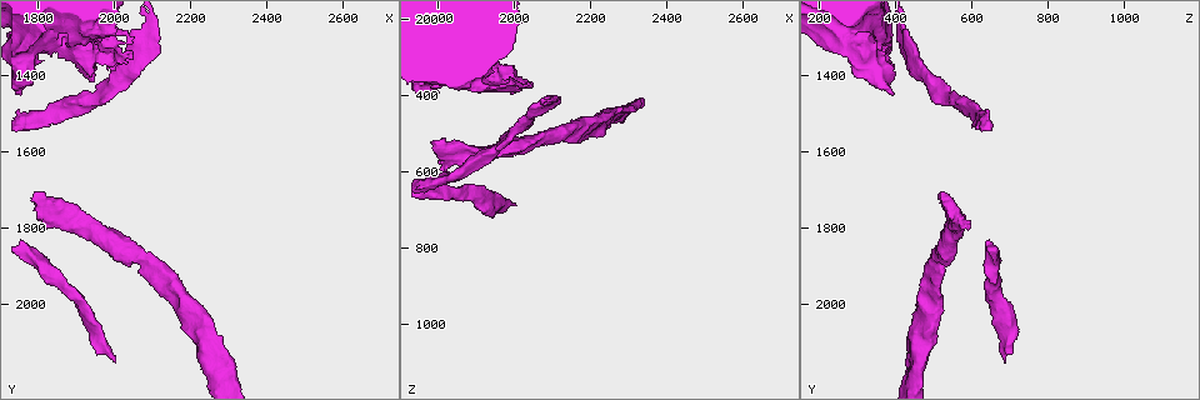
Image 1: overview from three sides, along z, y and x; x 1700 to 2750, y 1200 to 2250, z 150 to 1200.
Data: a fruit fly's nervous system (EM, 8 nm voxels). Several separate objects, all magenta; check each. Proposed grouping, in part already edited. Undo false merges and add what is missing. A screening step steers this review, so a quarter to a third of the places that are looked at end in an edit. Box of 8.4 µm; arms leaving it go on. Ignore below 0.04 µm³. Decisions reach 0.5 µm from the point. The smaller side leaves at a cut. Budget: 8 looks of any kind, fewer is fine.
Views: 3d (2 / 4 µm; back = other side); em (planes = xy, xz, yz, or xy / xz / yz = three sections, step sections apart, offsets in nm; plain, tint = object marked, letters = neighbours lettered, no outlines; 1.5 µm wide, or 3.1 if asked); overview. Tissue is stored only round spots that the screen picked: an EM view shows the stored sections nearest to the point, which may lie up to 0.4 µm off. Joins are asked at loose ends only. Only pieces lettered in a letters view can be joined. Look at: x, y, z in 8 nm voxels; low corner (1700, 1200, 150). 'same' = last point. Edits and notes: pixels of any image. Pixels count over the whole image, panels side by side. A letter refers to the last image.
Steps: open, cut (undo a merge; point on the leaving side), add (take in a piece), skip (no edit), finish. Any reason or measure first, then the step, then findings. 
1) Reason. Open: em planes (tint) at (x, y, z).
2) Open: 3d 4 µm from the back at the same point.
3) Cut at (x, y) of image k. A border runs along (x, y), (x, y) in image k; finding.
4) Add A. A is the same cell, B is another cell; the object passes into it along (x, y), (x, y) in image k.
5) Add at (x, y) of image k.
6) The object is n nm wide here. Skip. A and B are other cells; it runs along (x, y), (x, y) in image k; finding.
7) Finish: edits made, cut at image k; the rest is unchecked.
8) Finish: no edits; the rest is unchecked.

Touches itself. Open: em planes (plain) at (2315, 2165, 430).

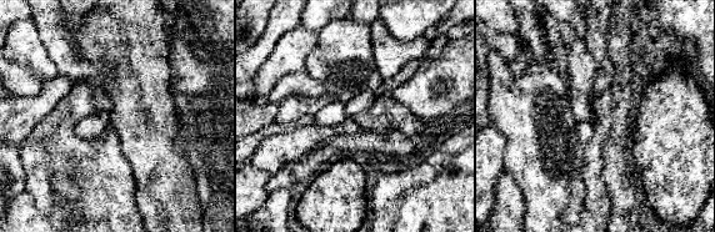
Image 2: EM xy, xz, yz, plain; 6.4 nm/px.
What lies round it. Open: em planes (letters) at the same point.

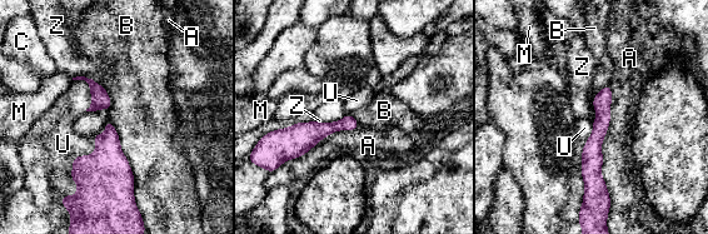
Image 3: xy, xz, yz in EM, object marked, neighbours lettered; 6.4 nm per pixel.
The longest contact is with A, 750 nm. Skip. A, B, C, M, U and Z are other cells; continuous, no second neuron.

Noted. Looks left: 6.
Open: 3d 4 µm at (2000, 2150, 680).

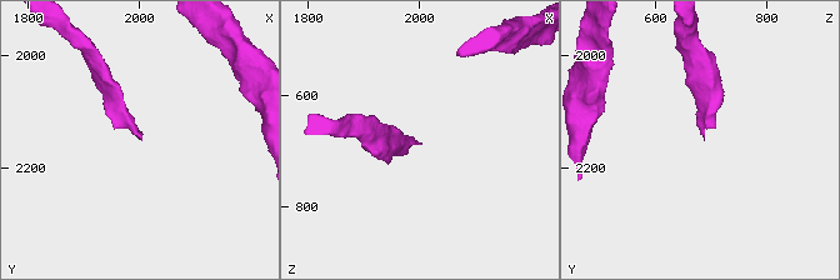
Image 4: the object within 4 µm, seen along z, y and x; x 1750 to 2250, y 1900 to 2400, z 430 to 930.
Shape alone is not enough. Open: em planes (letters) at (2000, 2150, 685).

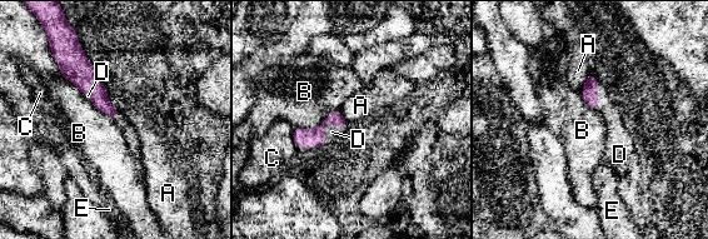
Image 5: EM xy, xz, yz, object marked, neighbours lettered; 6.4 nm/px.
Add at (332, 132) of image 5. D is the same cell, A, B, C and E are other cells; it goes on there.

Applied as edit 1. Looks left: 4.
Open: overview.

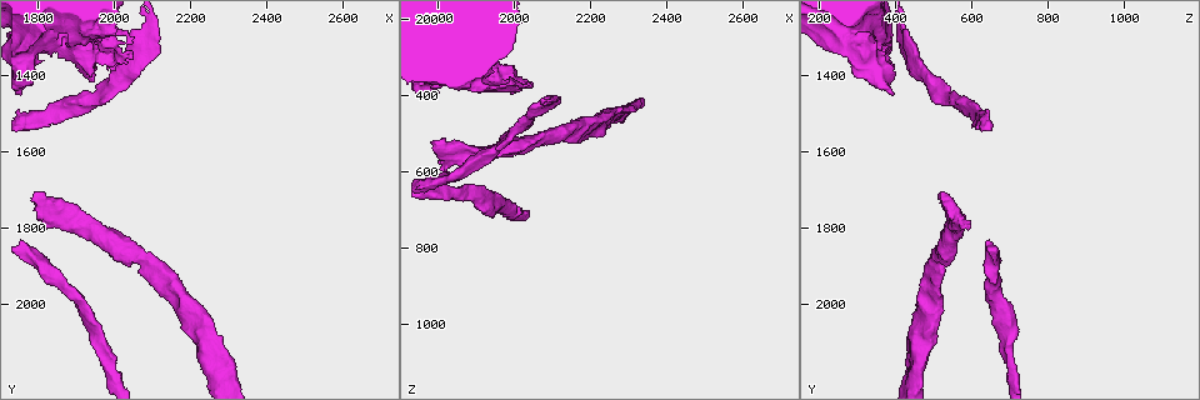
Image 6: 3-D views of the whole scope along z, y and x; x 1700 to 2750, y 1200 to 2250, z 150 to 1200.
An open end. Open: em xy step 8 (tint) at (1785, 1715, 525).

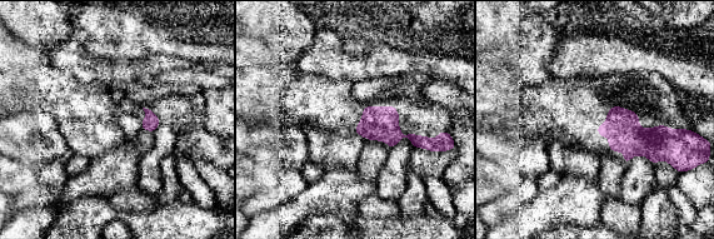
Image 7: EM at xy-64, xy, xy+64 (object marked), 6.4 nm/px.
Open: em xy step 8 (letters) at the same point.

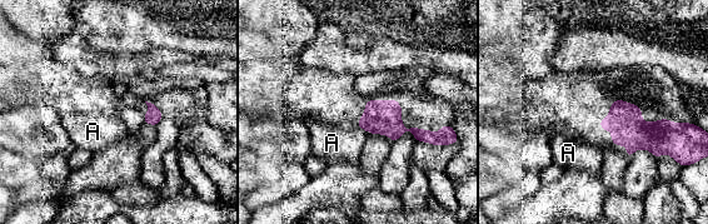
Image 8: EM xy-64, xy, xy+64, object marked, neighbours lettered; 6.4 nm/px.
The object is 190 nm wide here. Skip. A is another cell; a border runs along (355, 123), (367, 130) in image 8; no lettered piece goes on from it.

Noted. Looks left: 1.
Finish: edits made, add at image 5; the rest is unchecked.

